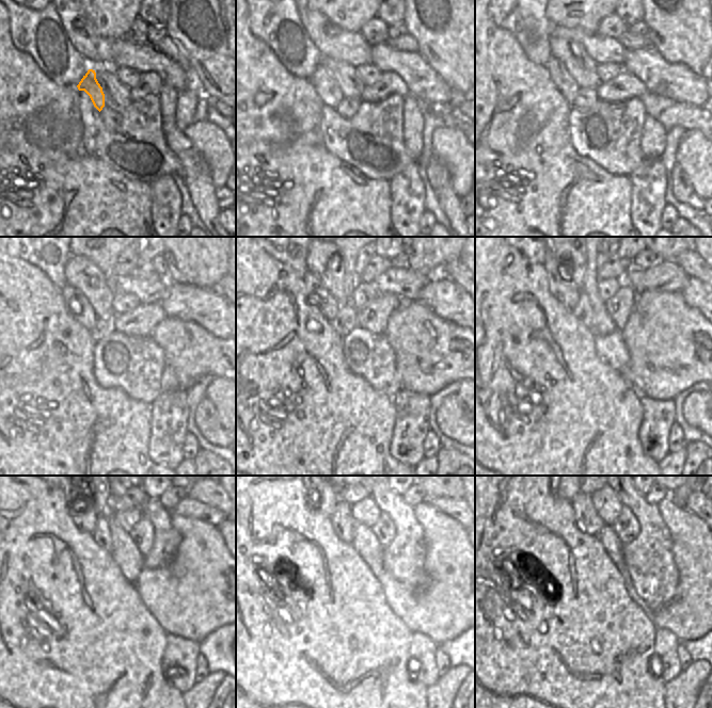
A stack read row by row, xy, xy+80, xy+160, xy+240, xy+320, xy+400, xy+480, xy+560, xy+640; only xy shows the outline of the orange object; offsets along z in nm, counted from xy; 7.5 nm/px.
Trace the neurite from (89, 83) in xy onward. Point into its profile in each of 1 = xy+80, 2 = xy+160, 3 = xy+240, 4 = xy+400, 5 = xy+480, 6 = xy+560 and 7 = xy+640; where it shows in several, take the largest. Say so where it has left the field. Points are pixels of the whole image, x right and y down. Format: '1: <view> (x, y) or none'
1: xy+80 (327, 87)
2: xy+160 (565, 83)
3: xy+240 (77, 304)
4: xy+400 (563, 290)
5: xy+480 (85, 519)
6: xy+560 (322, 497)
7: xy+640 (568, 497)

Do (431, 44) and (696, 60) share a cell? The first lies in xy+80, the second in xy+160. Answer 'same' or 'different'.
same

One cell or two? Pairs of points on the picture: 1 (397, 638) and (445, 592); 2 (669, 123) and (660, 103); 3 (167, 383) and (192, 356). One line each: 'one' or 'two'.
1: two
2: one
3: two

